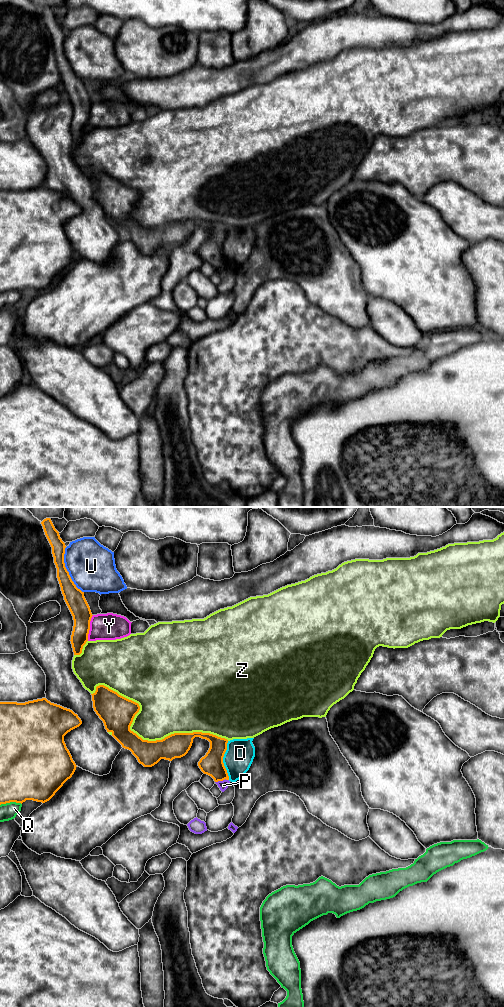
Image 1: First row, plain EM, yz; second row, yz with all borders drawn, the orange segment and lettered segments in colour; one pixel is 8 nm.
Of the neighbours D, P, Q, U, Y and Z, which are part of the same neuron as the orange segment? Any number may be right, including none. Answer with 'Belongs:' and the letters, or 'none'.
Belongs: none

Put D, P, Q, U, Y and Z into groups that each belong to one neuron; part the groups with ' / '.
D / P / Q / U / Y / Z

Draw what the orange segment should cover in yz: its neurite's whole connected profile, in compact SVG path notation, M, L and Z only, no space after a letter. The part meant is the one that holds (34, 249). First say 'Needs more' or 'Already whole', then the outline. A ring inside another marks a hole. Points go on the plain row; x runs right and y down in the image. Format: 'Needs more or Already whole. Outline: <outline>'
Already whole. Outline: M46 186L25 191L0 190L0 293L10 290L22 292L26 288L49 289L76 258L64 224L81 212L81 207L72 198Z

